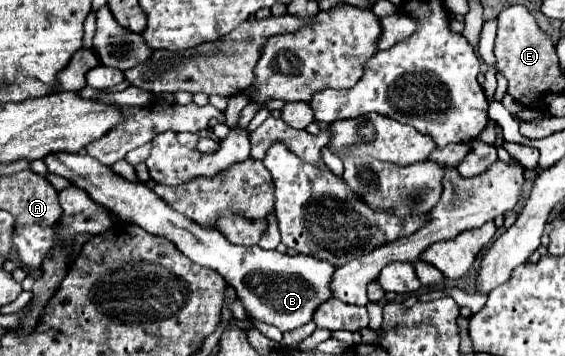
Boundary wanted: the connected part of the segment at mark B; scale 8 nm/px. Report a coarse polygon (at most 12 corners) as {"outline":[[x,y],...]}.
{"outline":[[84,152],[52,174],[220,272],[252,320],[290,332],[332,298],[336,268],[230,244]]}

